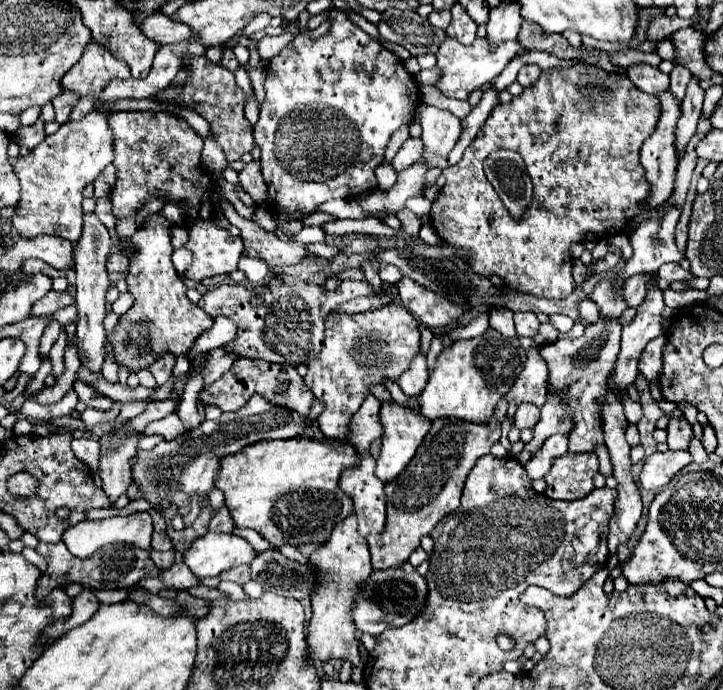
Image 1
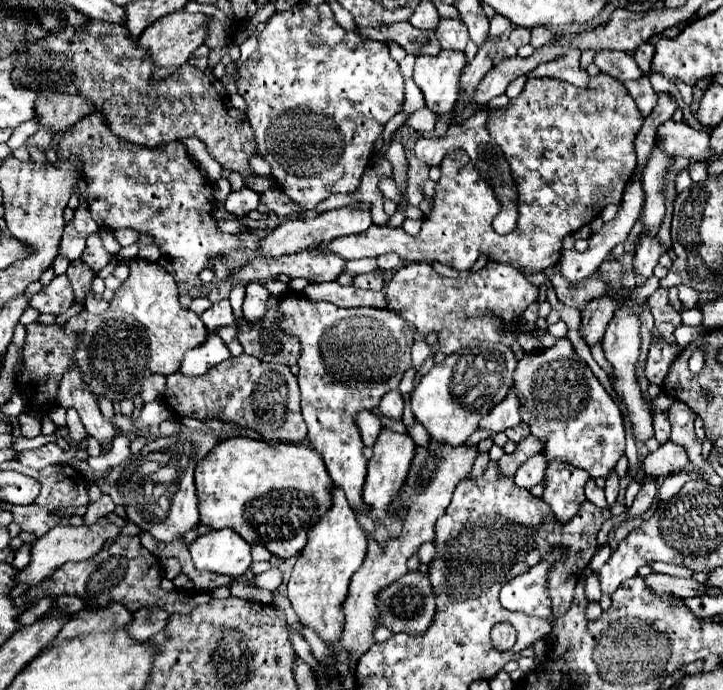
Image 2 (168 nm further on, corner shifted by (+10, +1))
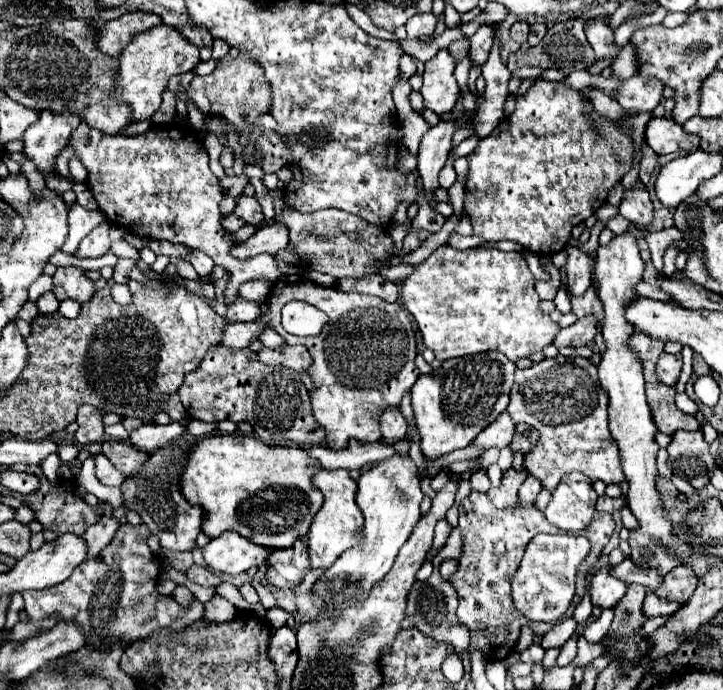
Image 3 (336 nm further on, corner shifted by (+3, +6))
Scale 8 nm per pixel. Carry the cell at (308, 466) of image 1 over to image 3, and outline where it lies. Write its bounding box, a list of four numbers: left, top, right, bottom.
[180,434,324,548]

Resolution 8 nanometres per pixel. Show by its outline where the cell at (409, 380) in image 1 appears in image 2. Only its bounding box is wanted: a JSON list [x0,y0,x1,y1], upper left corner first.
[379,389,403,419]

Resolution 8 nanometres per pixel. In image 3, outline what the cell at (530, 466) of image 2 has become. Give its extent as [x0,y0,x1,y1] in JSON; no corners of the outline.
[520,476,542,506]

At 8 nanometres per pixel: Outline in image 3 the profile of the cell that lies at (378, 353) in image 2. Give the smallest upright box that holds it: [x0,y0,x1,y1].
[222,274,420,450]

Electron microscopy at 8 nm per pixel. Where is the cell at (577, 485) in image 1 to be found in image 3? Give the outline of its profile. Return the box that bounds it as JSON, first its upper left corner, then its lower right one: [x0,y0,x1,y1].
[544,472,598,532]

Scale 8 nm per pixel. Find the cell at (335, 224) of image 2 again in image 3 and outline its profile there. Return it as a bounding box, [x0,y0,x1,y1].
[230,224,290,260]

